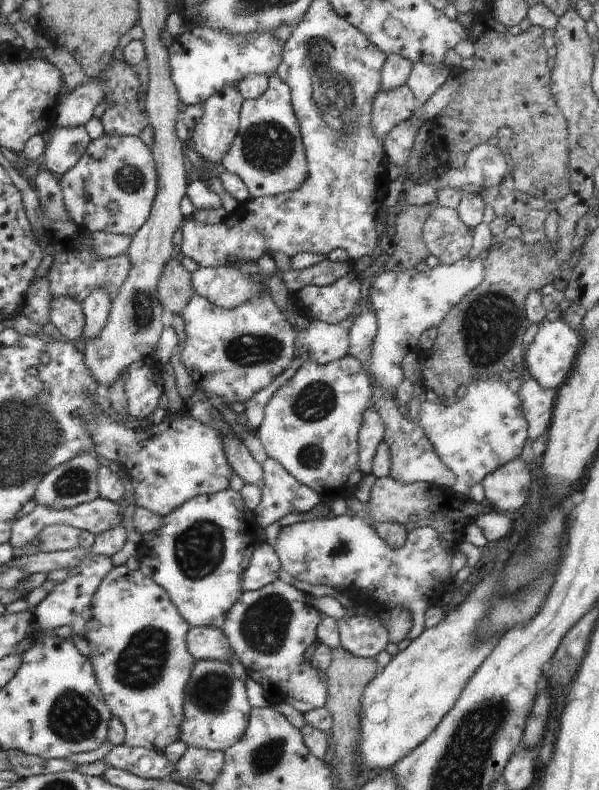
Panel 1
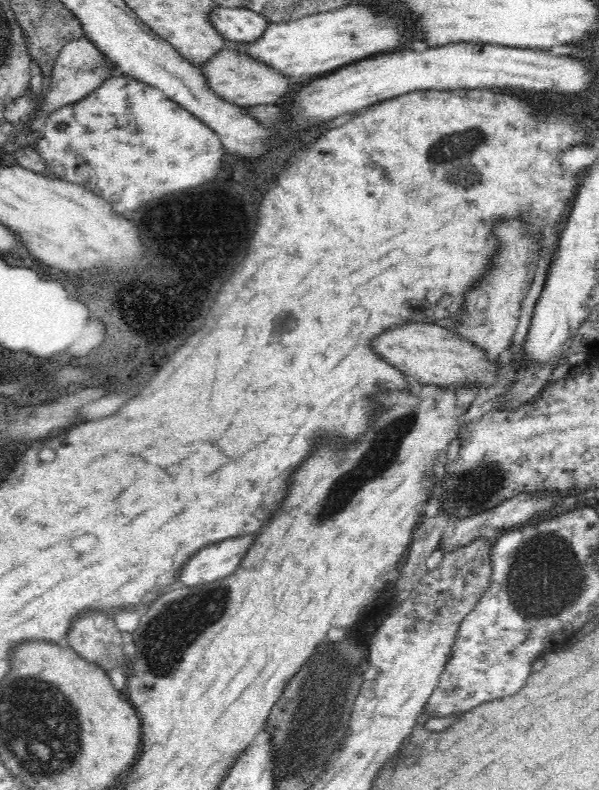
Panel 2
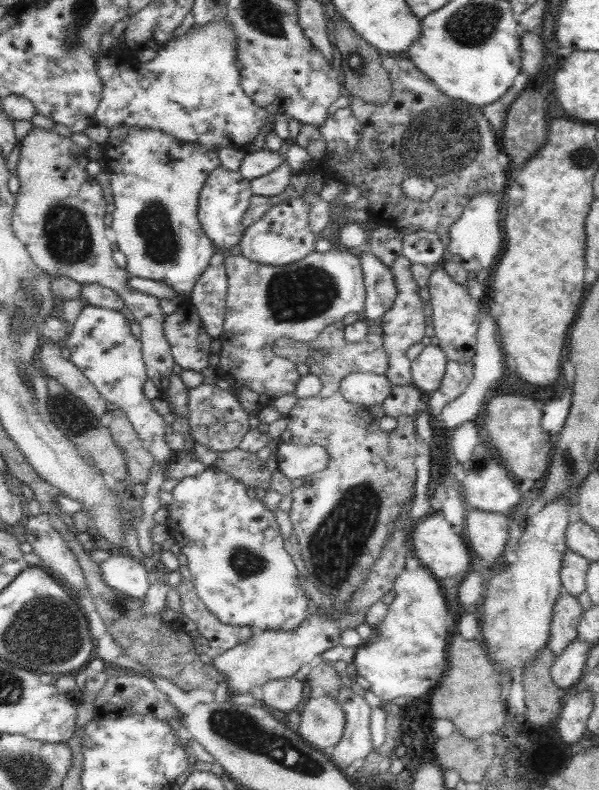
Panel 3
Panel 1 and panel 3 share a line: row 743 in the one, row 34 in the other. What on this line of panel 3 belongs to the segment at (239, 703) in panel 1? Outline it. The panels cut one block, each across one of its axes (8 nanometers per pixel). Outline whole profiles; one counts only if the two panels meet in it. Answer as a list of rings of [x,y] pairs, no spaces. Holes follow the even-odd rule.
[[[212,19],[204,27],[192,26],[188,32],[169,42],[158,51],[154,60],[140,62],[132,53],[102,51],[96,62],[96,74],[104,83],[102,100],[94,118],[97,124],[114,127],[153,128],[174,136],[180,142],[202,144],[218,153],[220,148],[246,149],[268,122],[276,122],[276,116],[284,116],[281,108],[269,114],[265,107],[252,102],[240,85],[240,69],[237,60],[236,31],[228,19]]]

